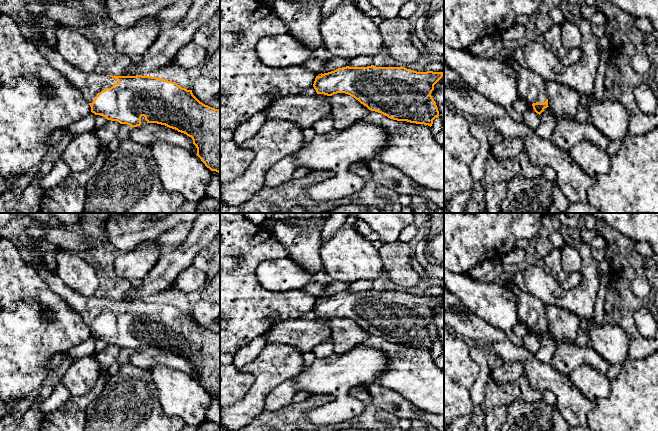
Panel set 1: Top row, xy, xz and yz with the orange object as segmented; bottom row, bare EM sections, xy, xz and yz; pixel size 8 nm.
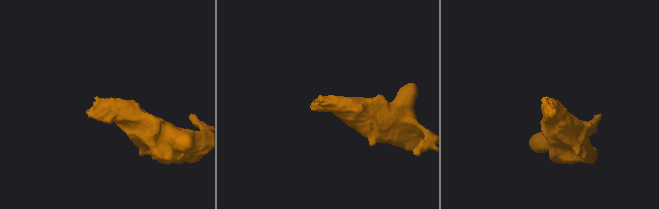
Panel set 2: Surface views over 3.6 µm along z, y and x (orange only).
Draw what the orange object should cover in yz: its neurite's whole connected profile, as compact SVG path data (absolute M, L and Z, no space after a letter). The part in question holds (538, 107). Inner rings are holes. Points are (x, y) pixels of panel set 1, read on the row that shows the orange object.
M514 62L515 86L519 97L524 98L533 106L537 114L541 114L548 106L545 81L528 67Z

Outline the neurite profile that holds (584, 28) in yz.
M581 14L576 15L577 27L582 34L581 57L572 66L565 66L561 58L542 45L539 37L528 36L519 46L524 52L527 67L545 82L557 82L580 96L594 93L600 63L599 39L591 31L591 23Z

